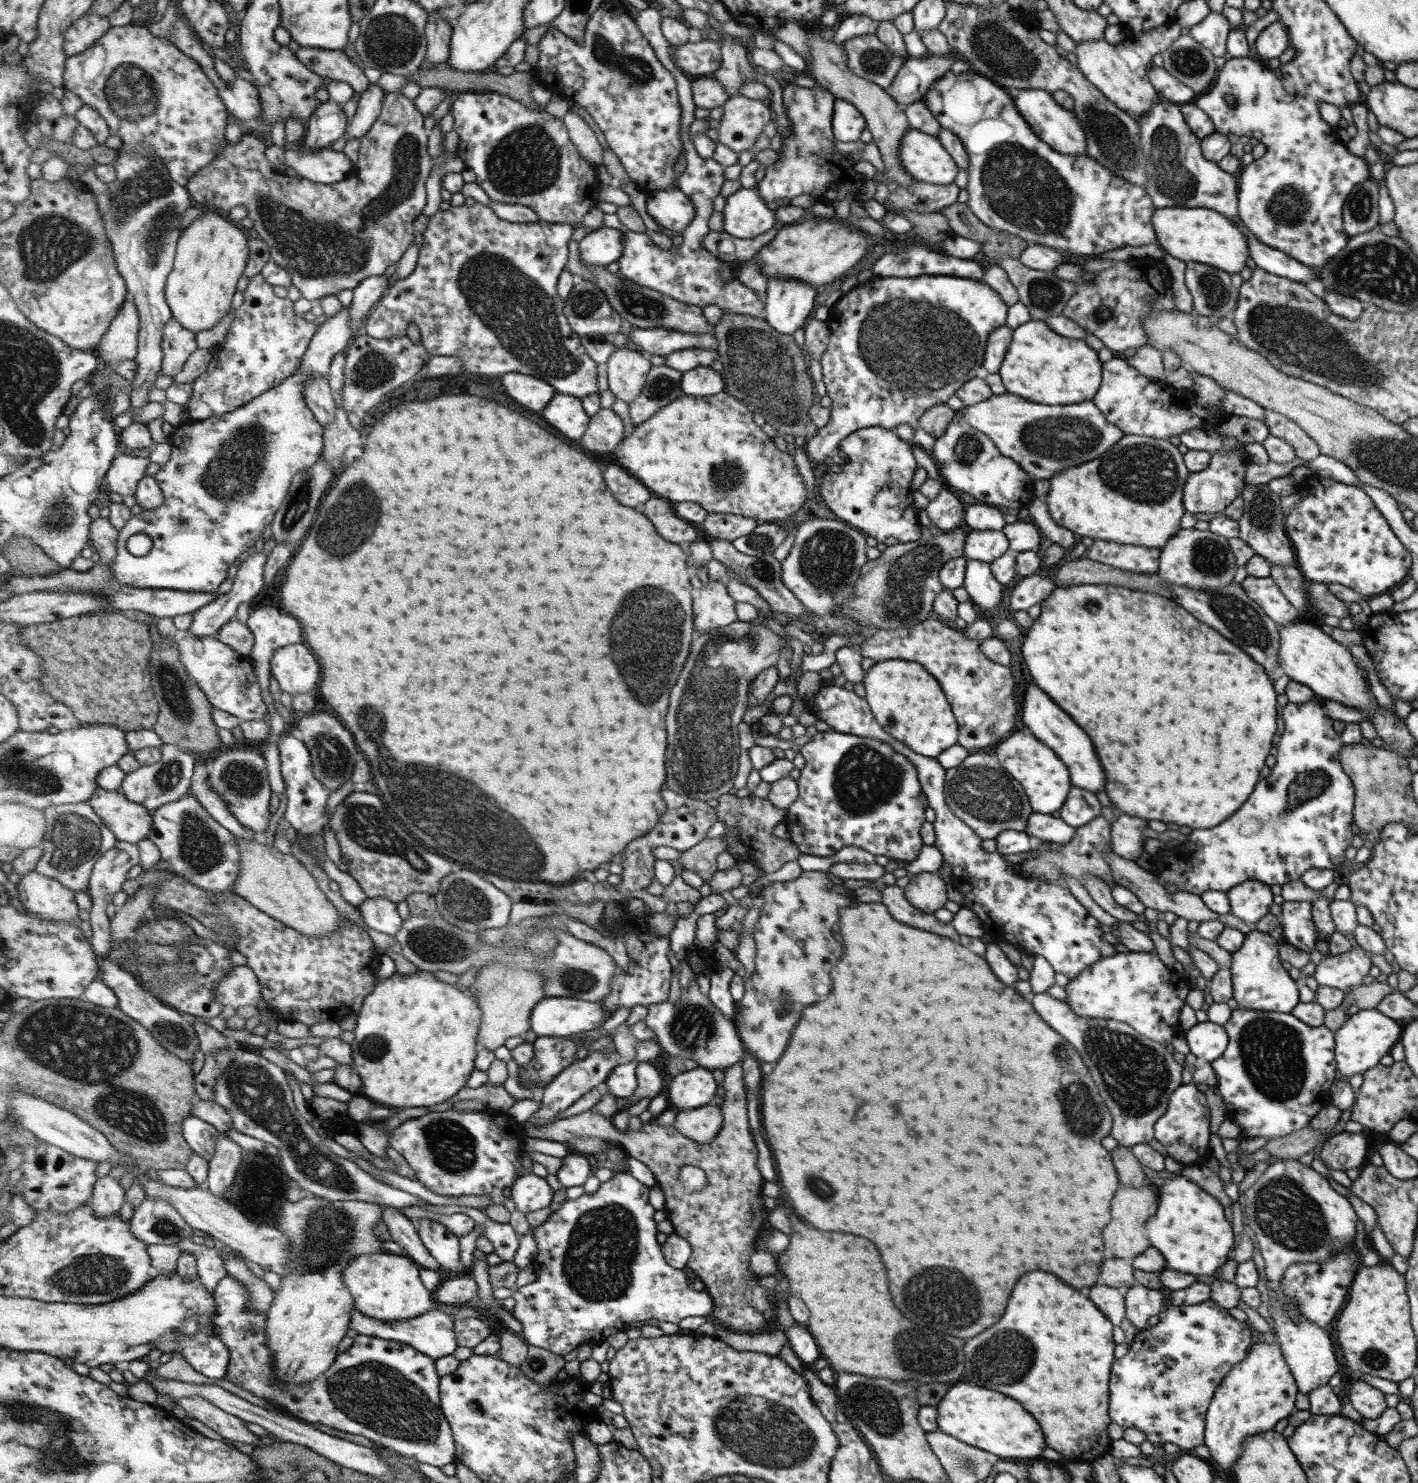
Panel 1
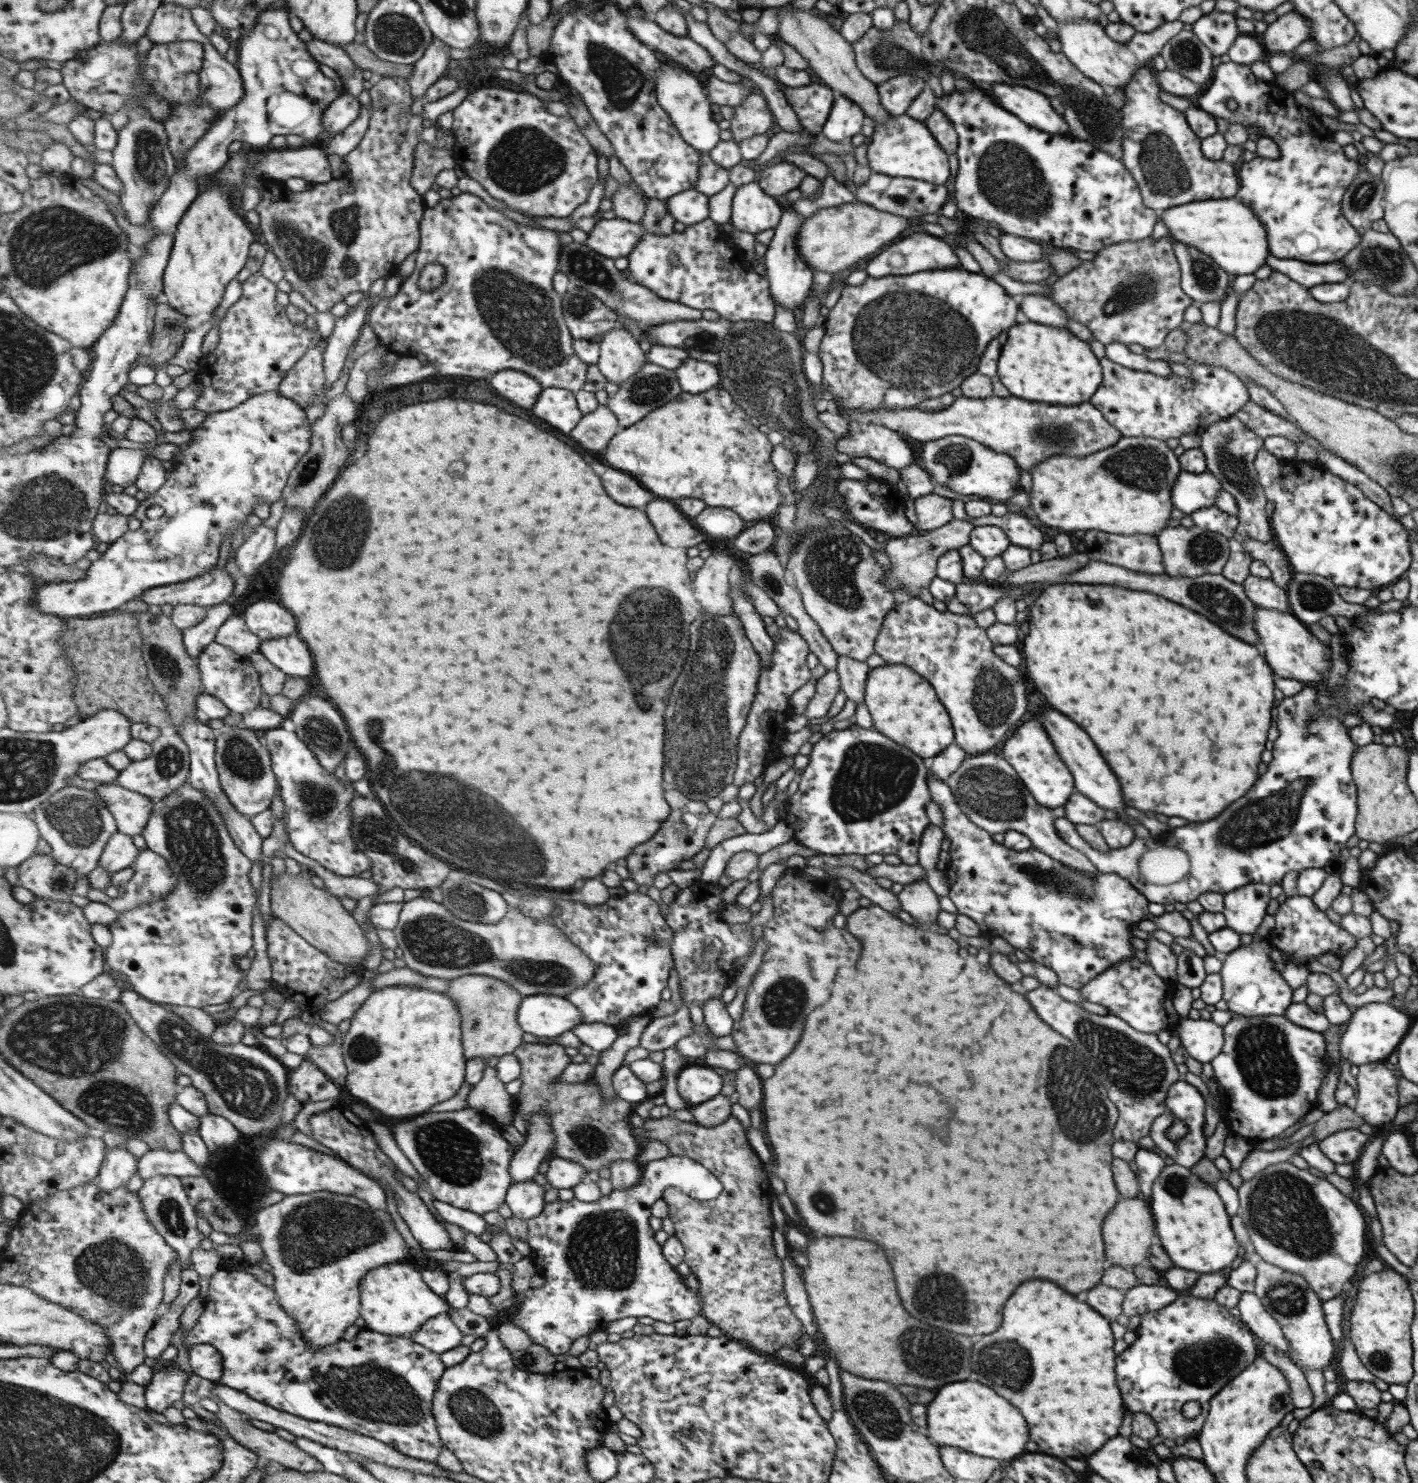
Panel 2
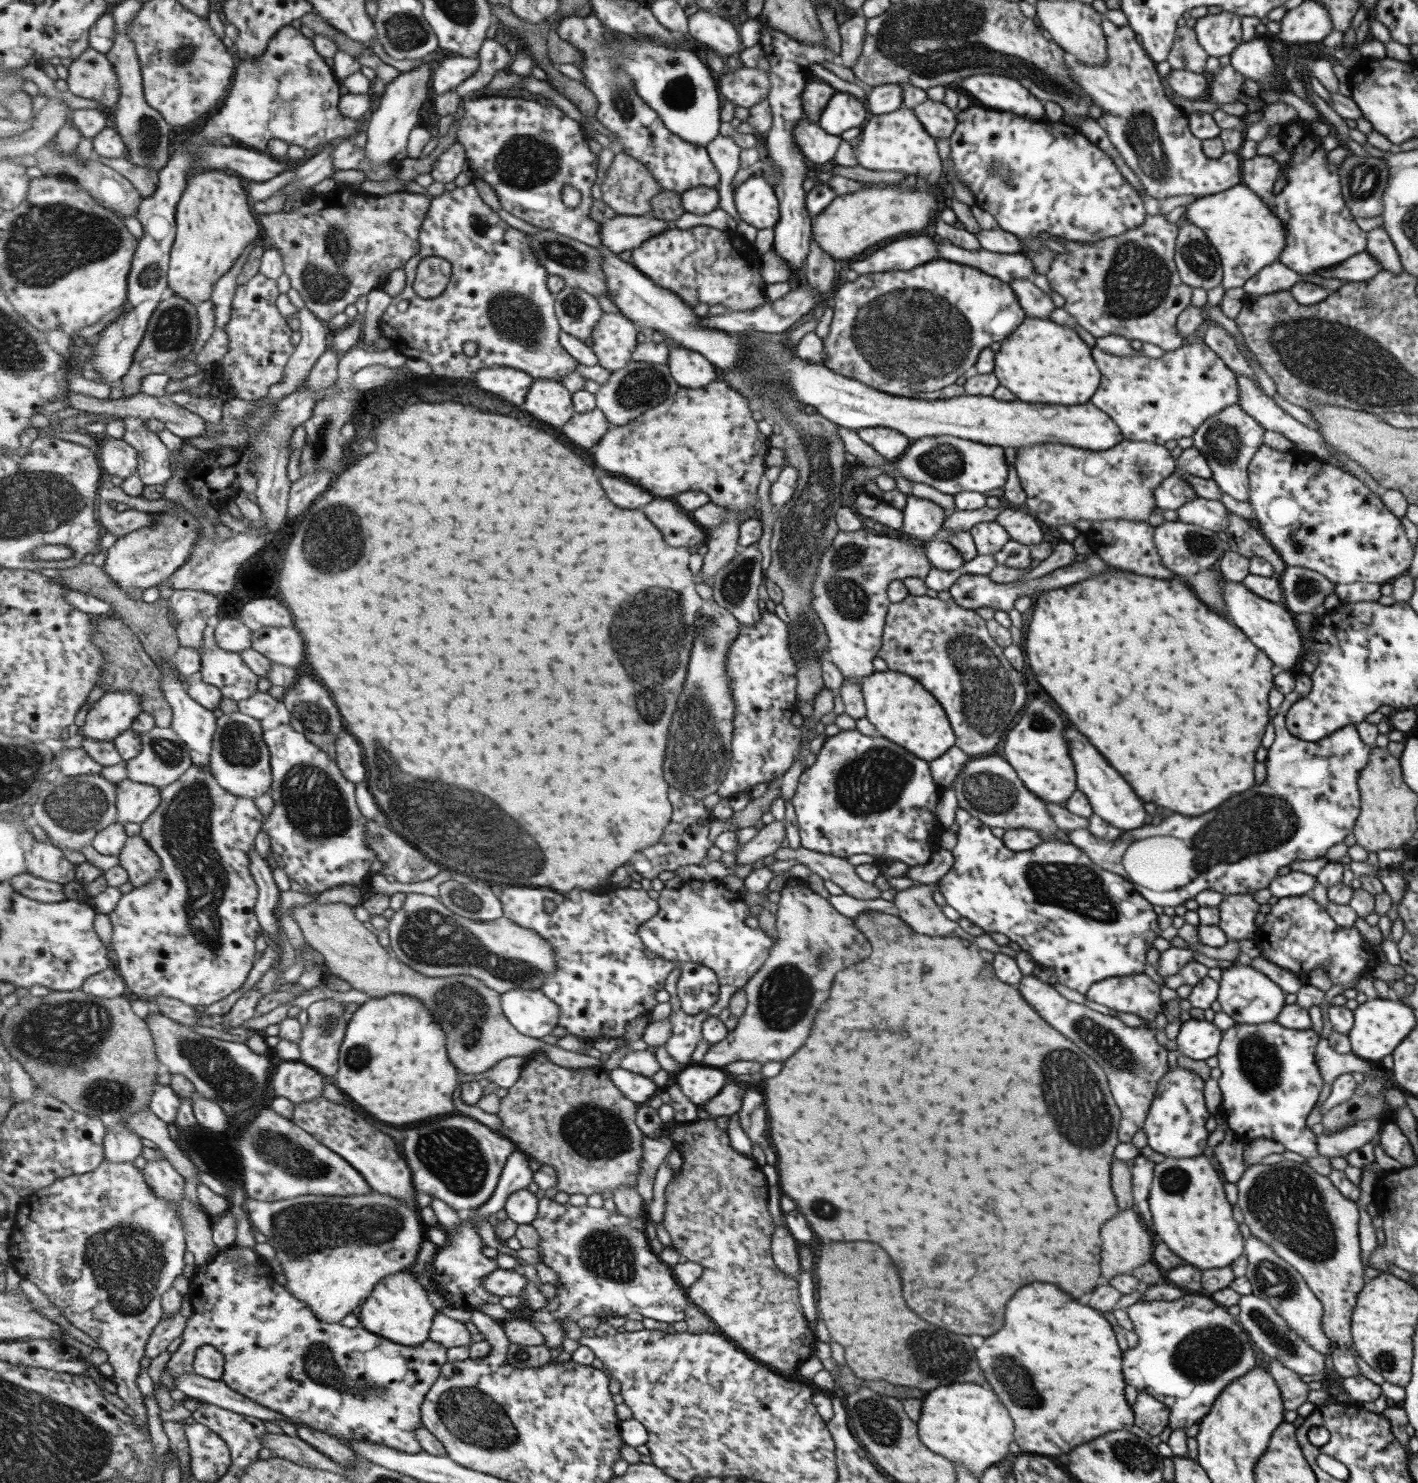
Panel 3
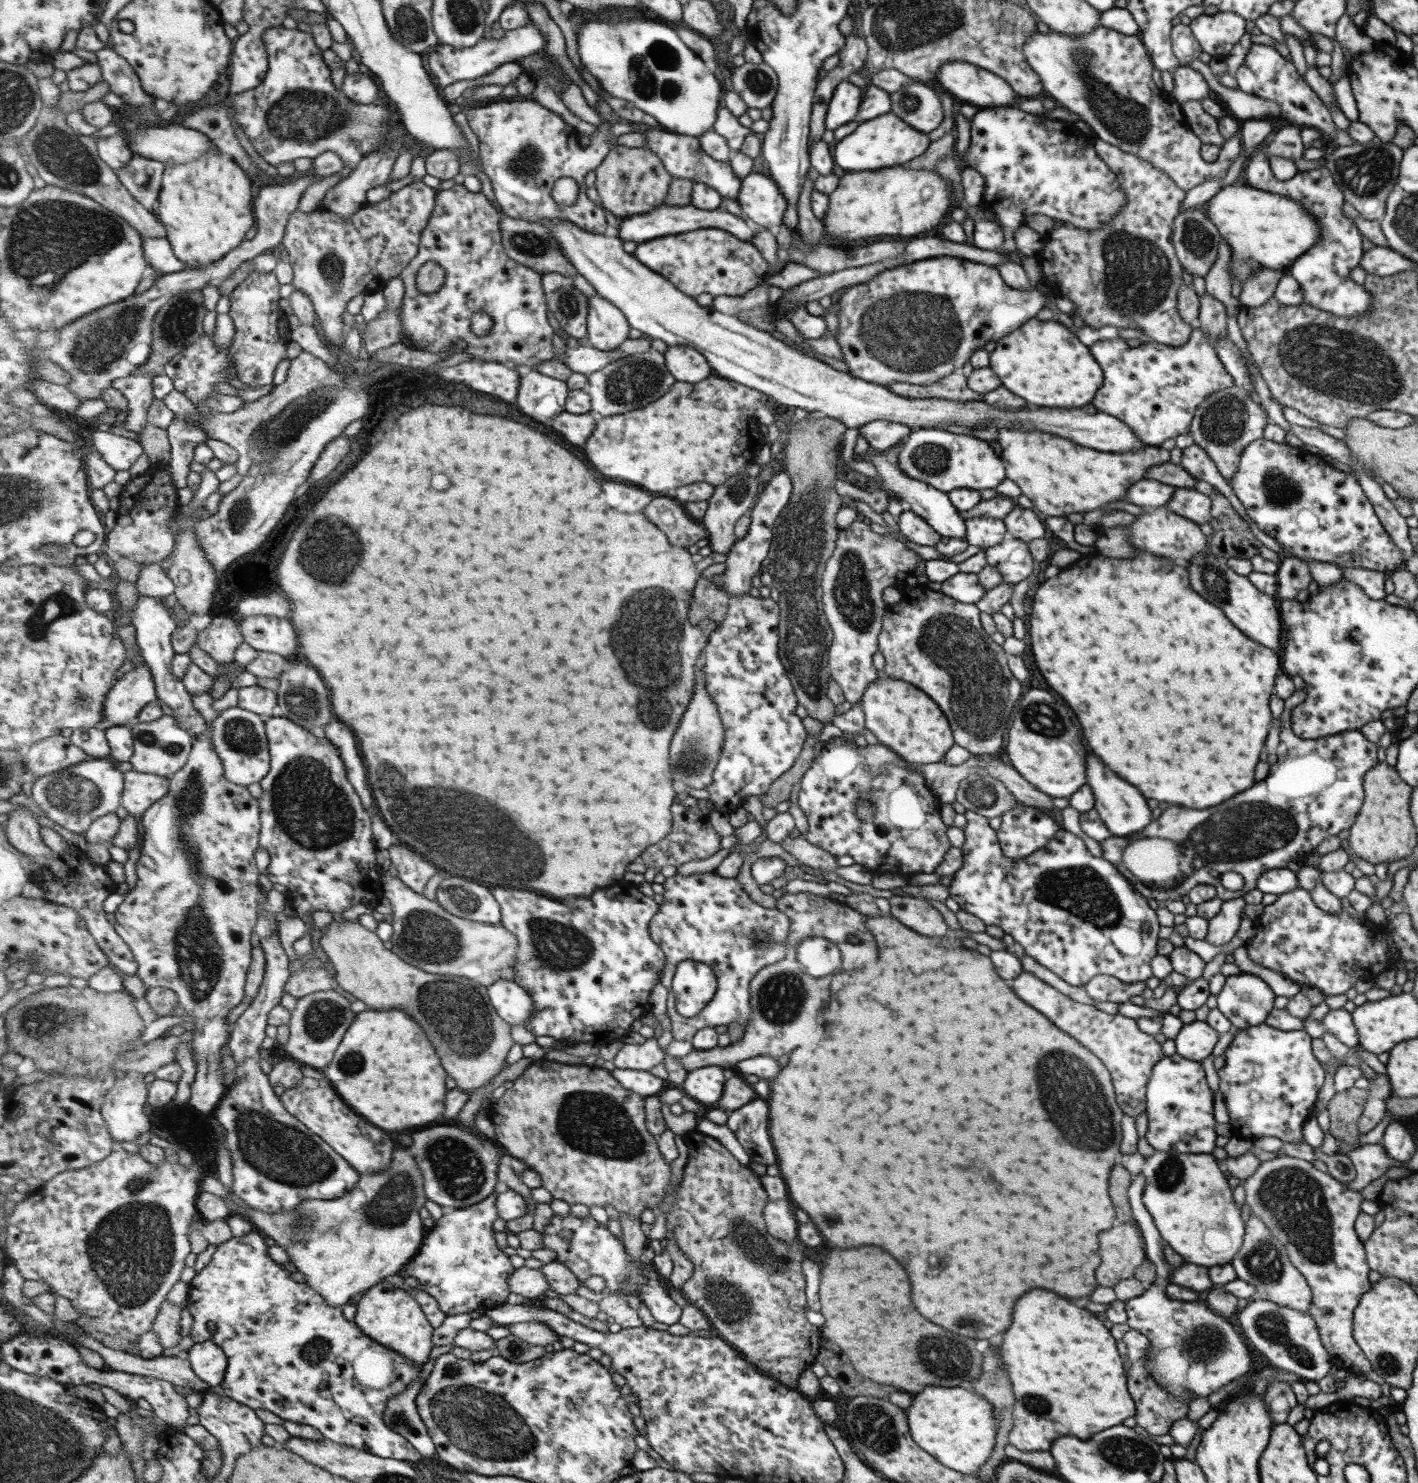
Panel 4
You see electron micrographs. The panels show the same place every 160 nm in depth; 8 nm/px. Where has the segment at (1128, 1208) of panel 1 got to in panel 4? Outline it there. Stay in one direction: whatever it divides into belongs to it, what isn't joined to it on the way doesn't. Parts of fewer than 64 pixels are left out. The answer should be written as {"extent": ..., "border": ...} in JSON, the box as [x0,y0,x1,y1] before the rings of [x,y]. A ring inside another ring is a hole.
{"extent":[1095,1222,1146,1288],"border":[[[1127,1222],[1099,1232],[1099,1256],[1101,1256],[1101,1264],[1095,1270],[1097,1285],[1112,1288],[1118,1280],[1128,1279],[1133,1276],[1134,1270],[1146,1259],[1143,1240],[1139,1236],[1139,1233],[1136,1227],[1133,1228]]]}

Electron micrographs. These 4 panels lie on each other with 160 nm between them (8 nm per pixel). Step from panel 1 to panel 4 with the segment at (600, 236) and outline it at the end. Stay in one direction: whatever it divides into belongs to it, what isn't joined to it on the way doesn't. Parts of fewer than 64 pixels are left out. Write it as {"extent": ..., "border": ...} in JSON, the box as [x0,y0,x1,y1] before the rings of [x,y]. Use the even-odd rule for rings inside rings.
{"extent":[618,203,759,244],"border":[[[692,203],[687,206],[668,206],[663,204],[662,207],[655,211],[649,212],[646,215],[636,215],[631,218],[623,219],[618,228],[618,237],[623,242],[633,242],[640,244],[649,240],[658,239],[662,236],[681,235],[682,232],[691,232],[702,228],[721,228],[726,229],[727,232],[734,233],[741,240],[750,240],[750,238],[759,230],[747,220],[729,214],[725,209],[719,208],[717,210],[705,211],[695,207]]]}

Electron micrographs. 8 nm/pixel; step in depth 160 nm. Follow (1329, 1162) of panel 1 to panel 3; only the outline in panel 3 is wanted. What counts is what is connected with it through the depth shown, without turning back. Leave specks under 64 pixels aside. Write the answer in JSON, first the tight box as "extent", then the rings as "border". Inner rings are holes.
{"extent":[1316,1118,1381,1158],"border":[[[1381,1118],[1358,1121],[1353,1126],[1341,1130],[1341,1132],[1331,1133],[1328,1136],[1316,1136],[1317,1152],[1321,1156],[1329,1158],[1345,1157],[1349,1152],[1353,1152],[1367,1144],[1370,1139],[1377,1134]]]}

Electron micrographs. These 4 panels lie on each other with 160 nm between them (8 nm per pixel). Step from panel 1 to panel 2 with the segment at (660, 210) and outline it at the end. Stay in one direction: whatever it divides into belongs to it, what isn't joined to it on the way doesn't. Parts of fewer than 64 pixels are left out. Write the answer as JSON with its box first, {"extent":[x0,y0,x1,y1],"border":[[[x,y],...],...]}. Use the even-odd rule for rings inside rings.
{"extent":[666,188,710,227],"border":[[[695,188],[666,199],[666,205],[673,218],[687,227],[710,218],[710,197]]]}

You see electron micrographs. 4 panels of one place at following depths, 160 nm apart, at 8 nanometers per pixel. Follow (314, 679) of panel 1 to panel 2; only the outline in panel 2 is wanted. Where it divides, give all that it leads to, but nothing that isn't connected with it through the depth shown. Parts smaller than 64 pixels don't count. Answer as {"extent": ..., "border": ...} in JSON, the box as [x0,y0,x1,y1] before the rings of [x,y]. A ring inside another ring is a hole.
{"extent":[260,633,315,678],"border":[[[297,633],[263,641],[260,652],[288,676],[305,678],[315,672],[313,654]]]}

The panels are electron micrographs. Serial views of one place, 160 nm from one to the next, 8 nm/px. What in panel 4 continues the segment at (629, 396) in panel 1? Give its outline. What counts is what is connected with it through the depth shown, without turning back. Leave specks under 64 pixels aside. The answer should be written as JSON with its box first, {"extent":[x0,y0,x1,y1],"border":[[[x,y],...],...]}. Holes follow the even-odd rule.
{"extent":[589,293,631,350],"border":[[[599,293],[589,298],[589,343],[599,350],[617,350],[629,340],[631,325],[618,305]]]}

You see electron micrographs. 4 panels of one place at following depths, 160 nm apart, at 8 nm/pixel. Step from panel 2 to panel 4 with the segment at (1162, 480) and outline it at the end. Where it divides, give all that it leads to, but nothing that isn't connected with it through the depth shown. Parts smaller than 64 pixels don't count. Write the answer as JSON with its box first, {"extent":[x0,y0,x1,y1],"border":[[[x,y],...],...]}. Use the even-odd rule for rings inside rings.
{"extent":[997,429,1169,517],"border":[[[999,429],[997,434],[1005,478],[1017,484],[1020,494],[1029,498],[1033,510],[1040,517],[1065,517],[1073,512],[1089,512],[1107,502],[1122,500],[1127,489],[1144,478],[1144,470],[1169,460],[1169,451],[1156,445],[1145,445],[1131,452],[1095,452],[1043,432]]]}

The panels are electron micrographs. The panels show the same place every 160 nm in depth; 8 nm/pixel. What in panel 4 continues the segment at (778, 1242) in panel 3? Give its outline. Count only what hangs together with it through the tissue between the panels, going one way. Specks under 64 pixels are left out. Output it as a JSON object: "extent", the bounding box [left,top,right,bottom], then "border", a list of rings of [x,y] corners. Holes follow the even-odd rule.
{"extent":[765,1200,797,1246],"border":[[[771,1200],[766,1202],[765,1206],[765,1223],[766,1231],[771,1234],[771,1237],[788,1246],[795,1245],[795,1230],[797,1230],[797,1222],[793,1218],[791,1212],[791,1204],[787,1200]]]}

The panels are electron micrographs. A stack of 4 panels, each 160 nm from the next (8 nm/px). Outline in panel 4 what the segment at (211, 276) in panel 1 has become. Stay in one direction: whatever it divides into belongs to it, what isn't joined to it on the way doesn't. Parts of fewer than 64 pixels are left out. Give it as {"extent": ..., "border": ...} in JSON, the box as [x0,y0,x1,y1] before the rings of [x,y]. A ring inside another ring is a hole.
{"extent":[157,149,256,269],"border":[[[213,149],[201,155],[197,161],[165,166],[157,216],[166,227],[174,253],[190,268],[201,269],[229,255],[245,240],[247,232],[256,226],[253,216],[253,178],[249,178],[247,172],[231,158],[223,158],[219,152]]]}

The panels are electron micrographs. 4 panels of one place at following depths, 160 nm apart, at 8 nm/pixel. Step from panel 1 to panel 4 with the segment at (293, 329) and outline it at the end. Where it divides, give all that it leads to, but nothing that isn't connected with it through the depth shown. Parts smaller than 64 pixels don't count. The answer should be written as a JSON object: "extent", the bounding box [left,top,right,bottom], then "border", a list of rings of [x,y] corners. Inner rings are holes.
{"extent":[230,271,292,389],"border":[[[253,271],[246,280],[230,294],[232,307],[230,310],[231,318],[236,326],[236,335],[232,342],[232,352],[236,362],[236,372],[238,378],[251,389],[261,388],[270,384],[273,386],[275,372],[279,364],[288,358],[289,341],[292,339],[290,329],[290,319],[285,313],[279,310],[279,300],[281,300],[281,284],[277,282],[277,276],[273,272],[262,273]]]}

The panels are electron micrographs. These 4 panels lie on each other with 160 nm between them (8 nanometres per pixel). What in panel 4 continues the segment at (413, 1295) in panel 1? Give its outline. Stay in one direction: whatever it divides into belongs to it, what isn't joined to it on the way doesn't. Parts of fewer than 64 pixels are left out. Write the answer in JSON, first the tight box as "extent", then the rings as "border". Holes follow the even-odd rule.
{"extent":[354,1281,436,1366],"border":[[[381,1281],[361,1296],[356,1305],[354,1321],[379,1345],[400,1352],[419,1366],[427,1362],[431,1356],[436,1328],[431,1326],[421,1304],[411,1296],[411,1293],[393,1286],[391,1282]]]}

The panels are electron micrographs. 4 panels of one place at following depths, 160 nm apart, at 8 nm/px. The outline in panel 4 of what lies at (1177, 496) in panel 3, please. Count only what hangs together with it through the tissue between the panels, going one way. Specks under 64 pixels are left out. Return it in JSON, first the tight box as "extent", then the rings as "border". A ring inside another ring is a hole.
{"extent":[1122,478,1175,508],"border":[[[1143,478],[1134,482],[1127,489],[1122,500],[1142,508],[1157,508],[1166,505],[1170,501],[1175,489],[1175,487],[1157,482],[1157,480]]]}

